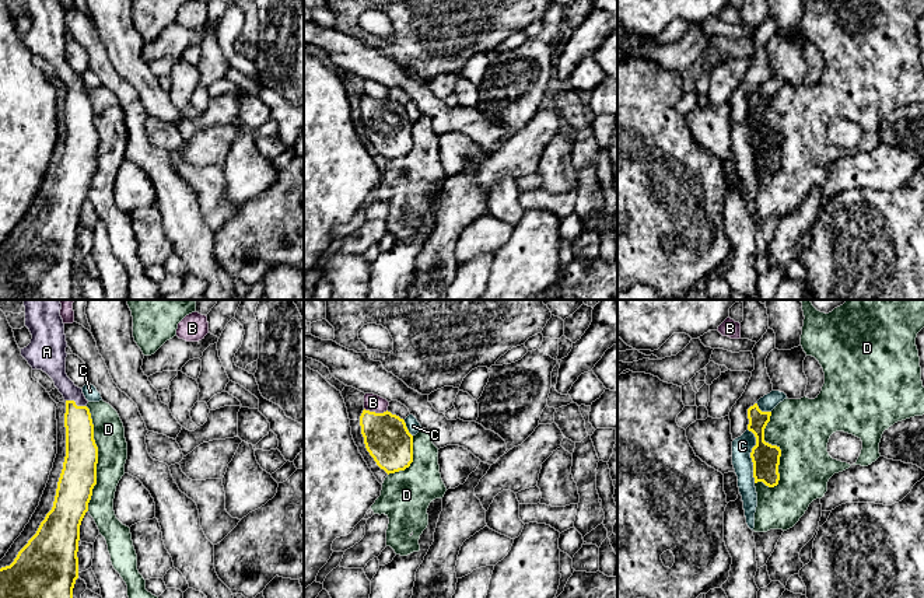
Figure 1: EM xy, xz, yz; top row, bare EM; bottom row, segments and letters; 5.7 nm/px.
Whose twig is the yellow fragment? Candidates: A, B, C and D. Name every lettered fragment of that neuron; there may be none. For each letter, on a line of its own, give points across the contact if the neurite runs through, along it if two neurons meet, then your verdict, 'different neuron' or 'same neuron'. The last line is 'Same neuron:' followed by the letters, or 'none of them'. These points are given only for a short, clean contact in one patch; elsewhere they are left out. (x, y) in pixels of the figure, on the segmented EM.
A: across xy (80, 446), (74, 404), (74, 397), (55, 366) | same neuron
B: different neuron
C: different neuron
D: different neuron
Same neuron: A

